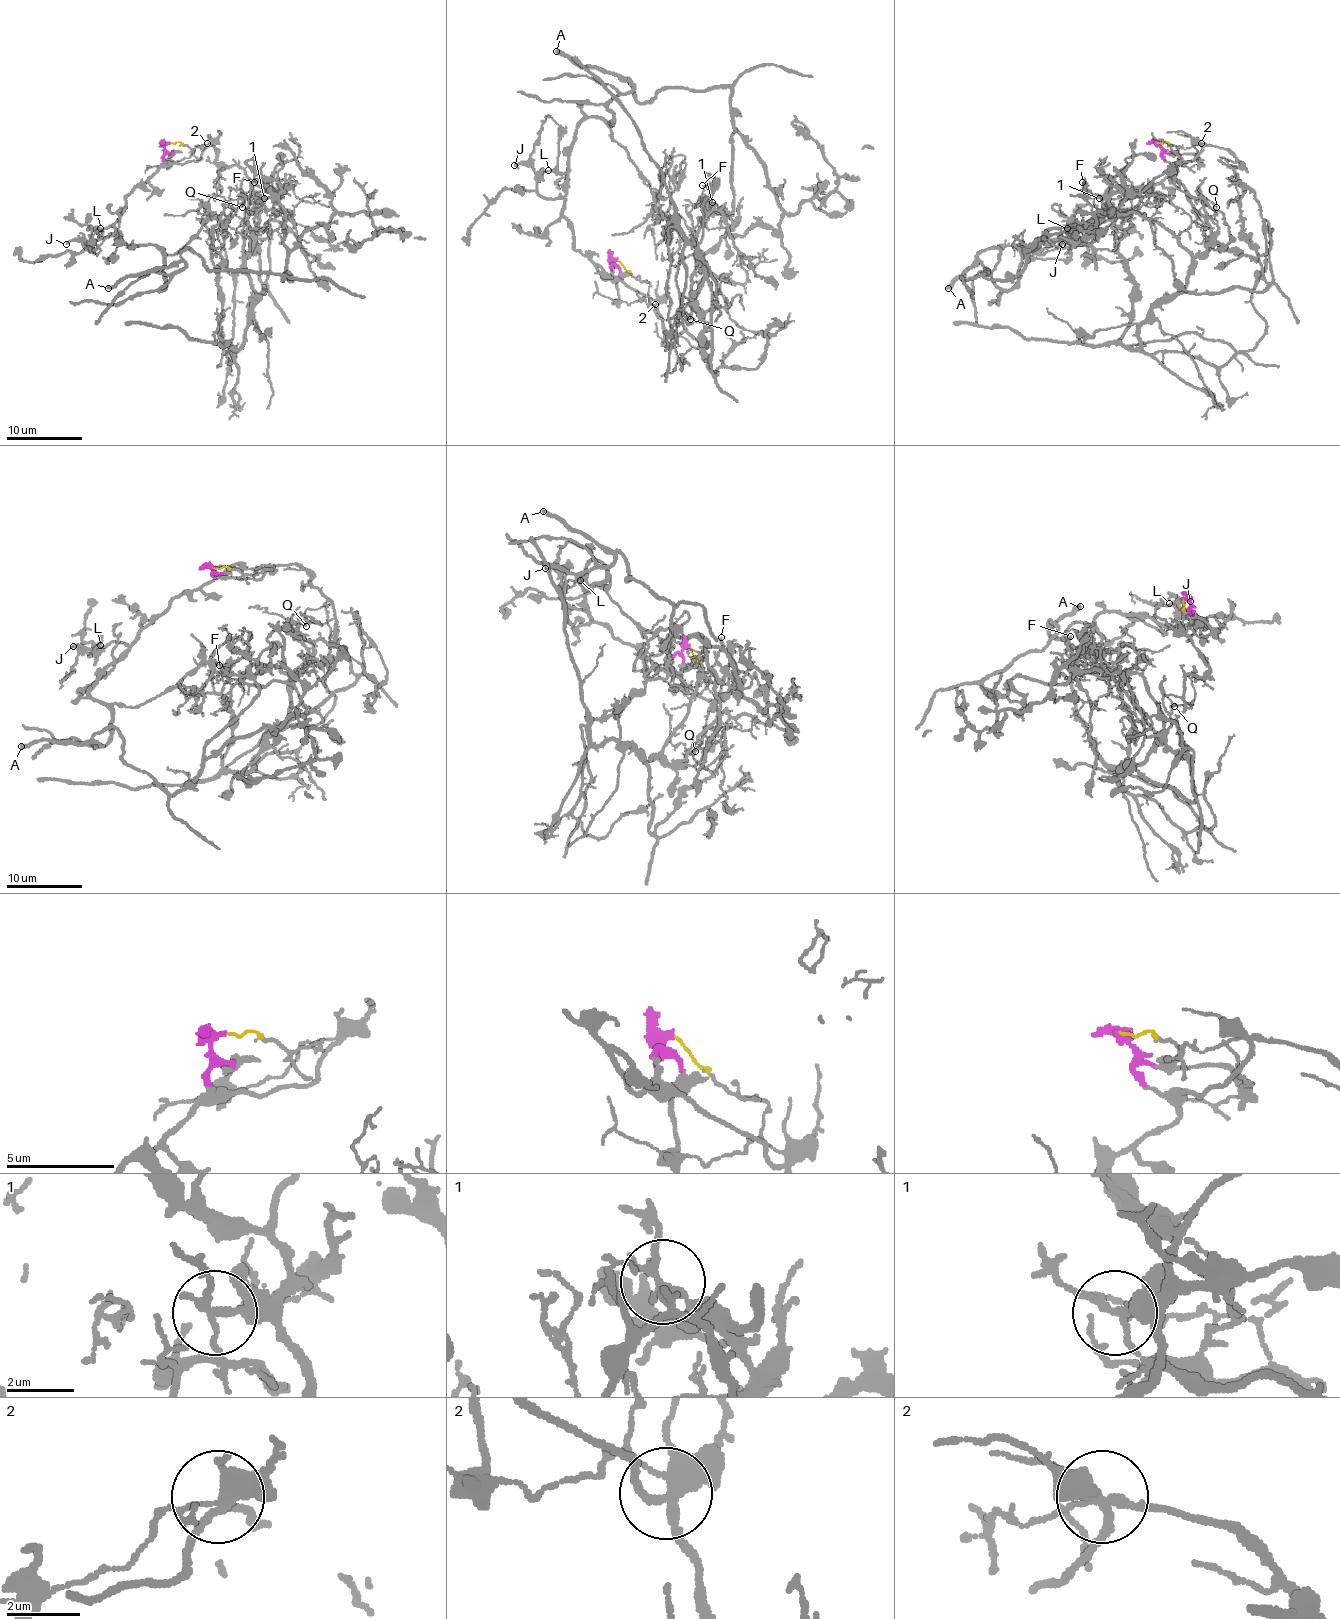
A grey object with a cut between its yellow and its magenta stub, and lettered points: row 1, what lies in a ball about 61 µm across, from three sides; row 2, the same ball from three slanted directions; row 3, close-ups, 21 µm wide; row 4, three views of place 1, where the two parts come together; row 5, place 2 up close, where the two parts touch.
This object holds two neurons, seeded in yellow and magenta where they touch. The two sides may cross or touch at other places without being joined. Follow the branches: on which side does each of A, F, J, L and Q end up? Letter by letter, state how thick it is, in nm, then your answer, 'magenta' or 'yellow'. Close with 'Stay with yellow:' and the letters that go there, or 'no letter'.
A: 400 nm thick; magenta
F: 180 nm thick; magenta
J: 200 nm thick; magenta
L: 150 nm thick; magenta
Q: 140 nm thick; yellow
Stay with yellow: Q

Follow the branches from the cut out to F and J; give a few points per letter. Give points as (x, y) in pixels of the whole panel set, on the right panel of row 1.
F: (1155, 143), (1176, 171), (1133, 207), (1014, 245), (1010, 289), (985, 249), (987, 279), (1106, 211), (1082, 183)
J: (1155, 143), (1176, 171), (1095, 234), (1087, 245), (1070, 245), (1061, 239), (1063, 243)

